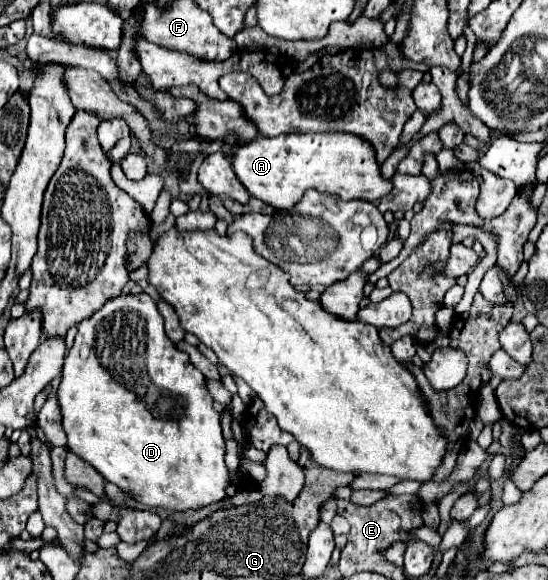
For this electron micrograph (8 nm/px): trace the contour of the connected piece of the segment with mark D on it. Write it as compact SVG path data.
M147 293L139 295L119 295L115 299L109 299L97 315L81 321L77 325L77 337L75 345L65 357L63 365L63 381L57 391L57 401L63 413L63 429L67 433L67 449L79 455L83 461L93 465L109 483L117 485L123 493L131 495L137 503L143 503L153 509L165 509L165 511L187 511L187 509L203 509L209 505L215 505L227 497L225 489L229 485L229 469L225 465L225 439L221 433L221 417L213 409L213 397L209 395L205 387L205 377L201 371L197 371L187 355L175 347L175 343L165 335L163 329L163 317L157 311L155 301Z

